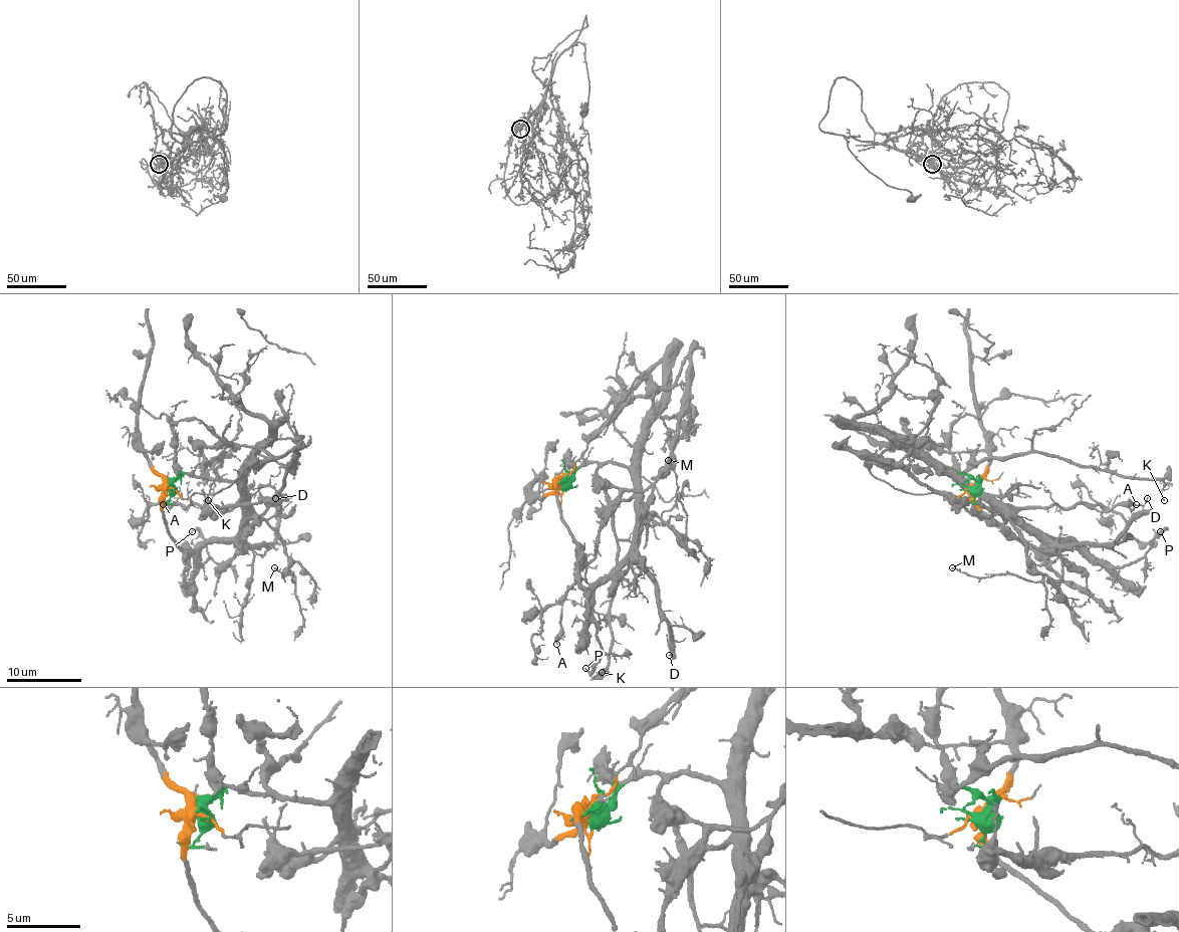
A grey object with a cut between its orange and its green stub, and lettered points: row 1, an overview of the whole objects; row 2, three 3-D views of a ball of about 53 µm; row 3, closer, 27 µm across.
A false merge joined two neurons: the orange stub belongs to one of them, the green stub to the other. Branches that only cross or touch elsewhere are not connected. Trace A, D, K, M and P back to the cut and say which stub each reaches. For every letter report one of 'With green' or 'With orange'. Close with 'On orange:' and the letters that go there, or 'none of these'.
A: With green
D: With green
K: With green
M: With green
P: With green
On orange: none of these

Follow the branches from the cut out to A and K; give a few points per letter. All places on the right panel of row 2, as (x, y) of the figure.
A: (974, 485), (960, 473), (955, 477), (992, 509), (1084, 503), (1110, 511), (1136, 503)
K: (974, 485), (964, 473), (955, 477), (985, 460), (1034, 453), (1157, 479), (1164, 500)

